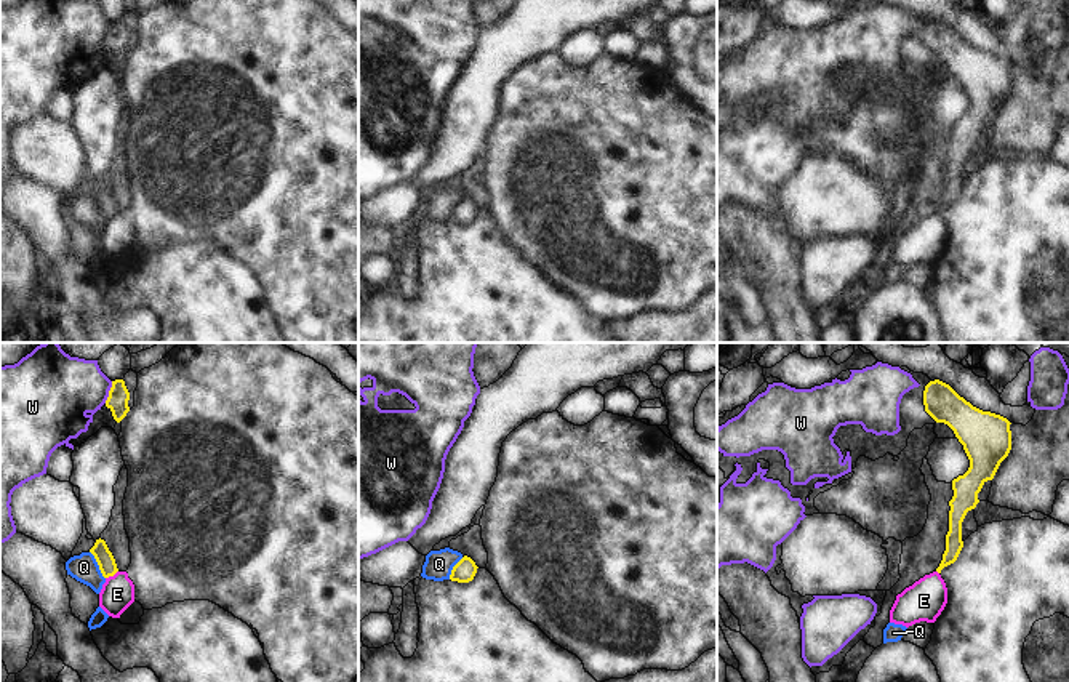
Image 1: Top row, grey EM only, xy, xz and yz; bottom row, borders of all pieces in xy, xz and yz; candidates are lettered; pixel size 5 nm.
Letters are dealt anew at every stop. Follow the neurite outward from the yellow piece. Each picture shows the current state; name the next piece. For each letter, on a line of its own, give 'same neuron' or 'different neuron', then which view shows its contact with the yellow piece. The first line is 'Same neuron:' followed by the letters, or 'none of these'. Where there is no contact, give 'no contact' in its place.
Same neuron: none of these
E: different neuron; contact in xy
Q: different neuron; contact in xy
W: different neuron; contact in xy

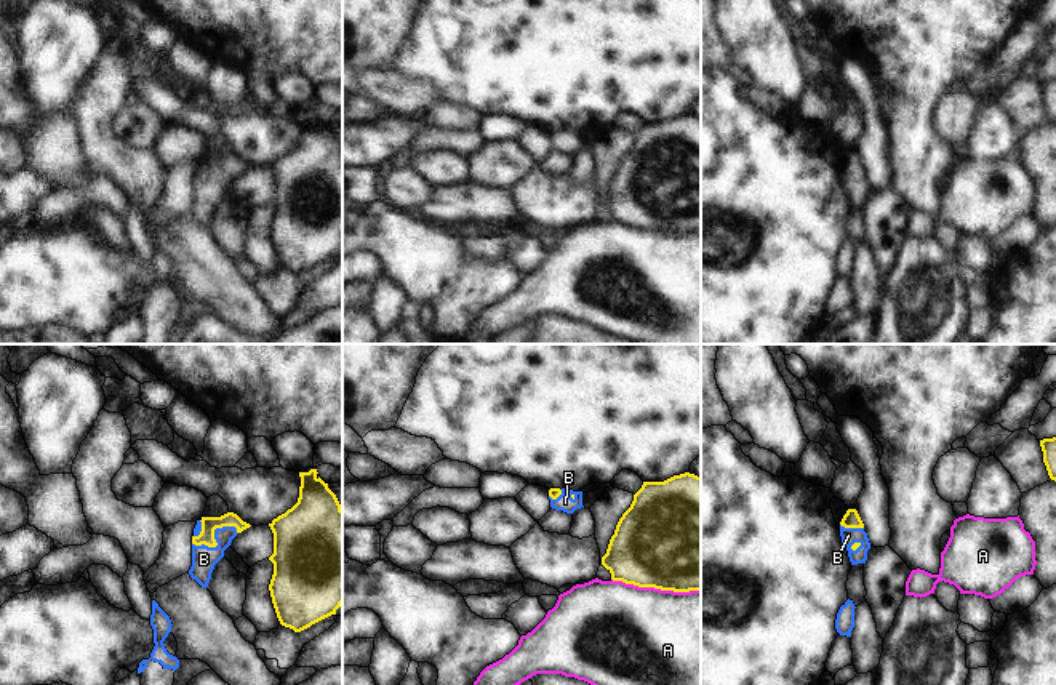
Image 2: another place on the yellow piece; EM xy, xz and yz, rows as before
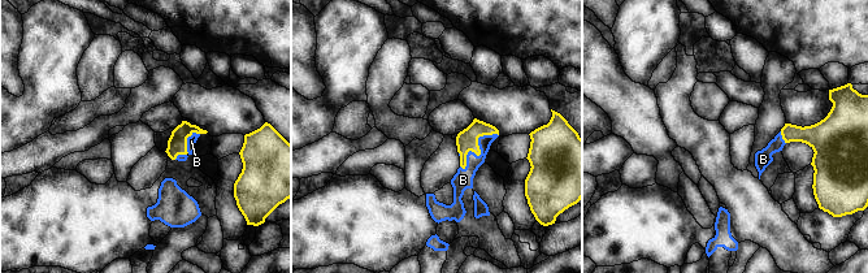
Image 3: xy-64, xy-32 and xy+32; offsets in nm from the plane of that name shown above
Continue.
Same neuron: B
A: different neuron; contact in xz
B: same neuron; contact in xy

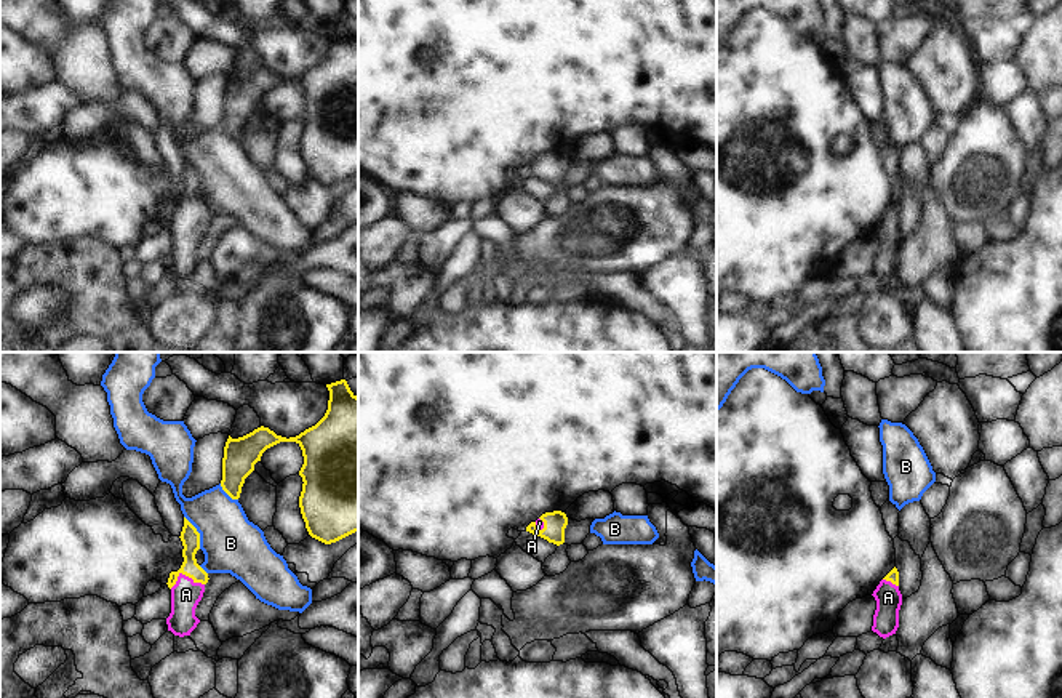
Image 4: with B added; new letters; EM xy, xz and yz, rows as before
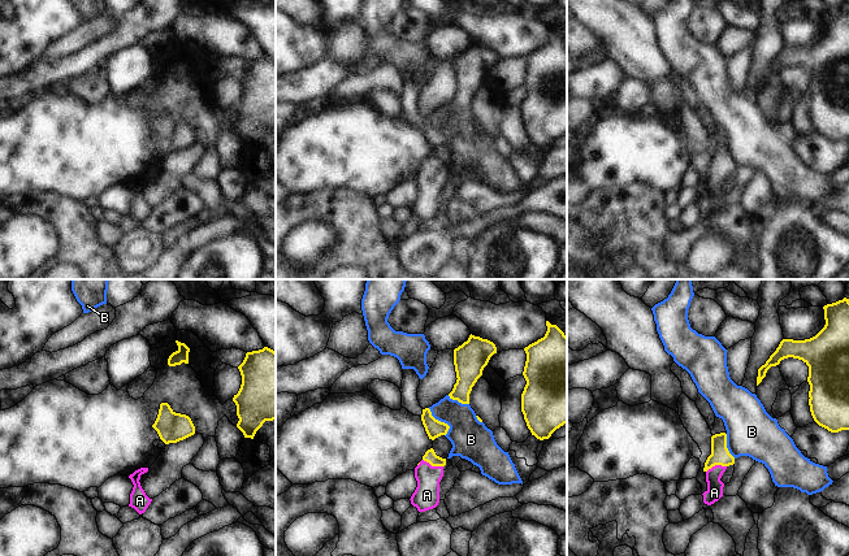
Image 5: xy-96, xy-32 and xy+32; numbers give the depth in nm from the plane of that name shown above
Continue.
Same neuron: A
A: same neuron; contact in xy
B: different neuron; contact in xy

